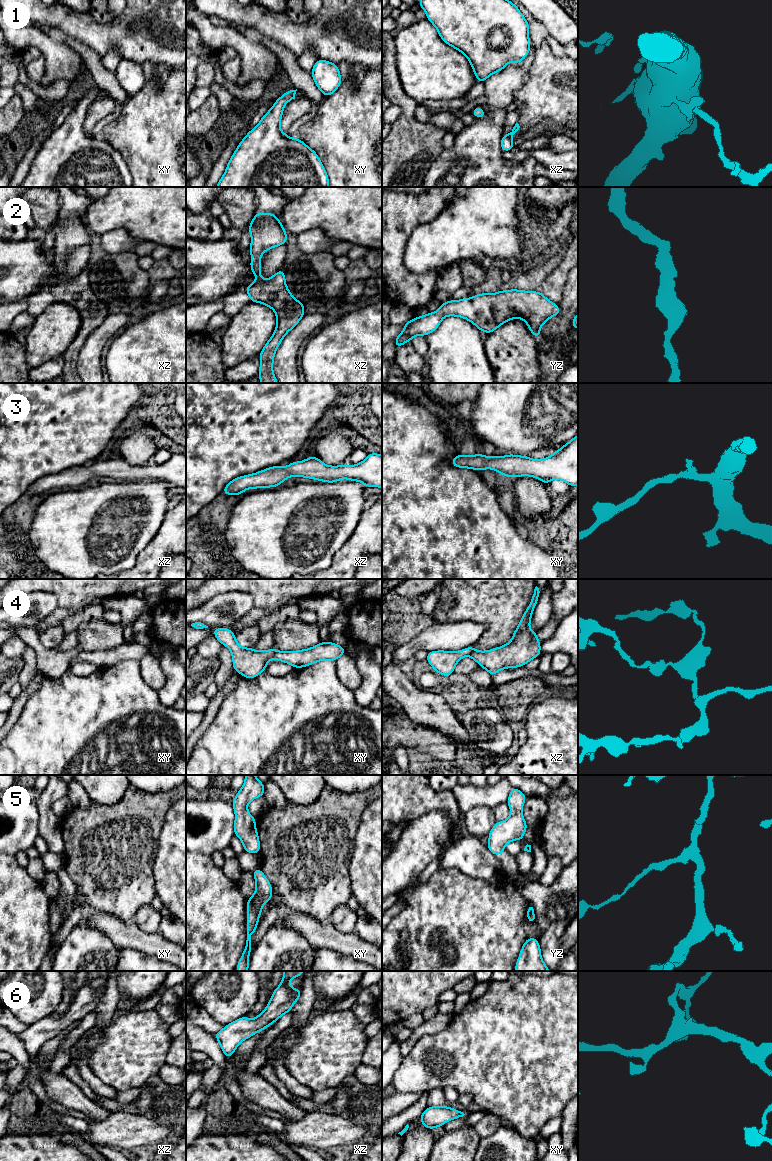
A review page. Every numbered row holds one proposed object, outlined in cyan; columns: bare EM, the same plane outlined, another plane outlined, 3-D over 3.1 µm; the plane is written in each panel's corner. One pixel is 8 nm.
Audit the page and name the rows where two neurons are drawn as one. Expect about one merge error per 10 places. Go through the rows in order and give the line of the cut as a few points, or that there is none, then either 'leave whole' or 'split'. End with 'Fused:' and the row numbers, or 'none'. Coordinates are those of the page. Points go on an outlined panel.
1: no cut; leave whole
2: no cut; leave whole
3: no cut; leave whole
4: cut in xy along (276, 650), (273, 656); split
5: no cut; leave whole
6: no cut; leave whole
Fused: 4

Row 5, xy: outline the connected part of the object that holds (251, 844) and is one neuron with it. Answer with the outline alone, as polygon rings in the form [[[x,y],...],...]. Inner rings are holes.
[[[245,775],[245,783],[232,801],[236,815],[234,834],[241,839],[244,850],[249,853],[260,853],[260,841],[255,827],[256,819],[250,815],[247,805],[255,798],[264,795],[265,787],[255,775]]]

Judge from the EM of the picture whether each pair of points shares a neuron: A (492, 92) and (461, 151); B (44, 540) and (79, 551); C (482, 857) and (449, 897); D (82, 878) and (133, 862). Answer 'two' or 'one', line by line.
A: one
B: one
C: two
D: one

